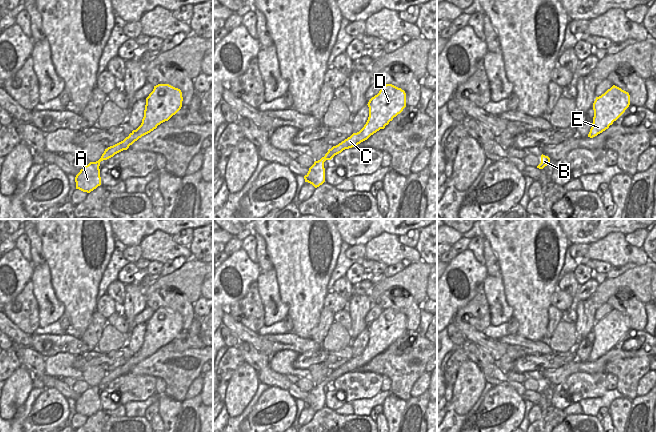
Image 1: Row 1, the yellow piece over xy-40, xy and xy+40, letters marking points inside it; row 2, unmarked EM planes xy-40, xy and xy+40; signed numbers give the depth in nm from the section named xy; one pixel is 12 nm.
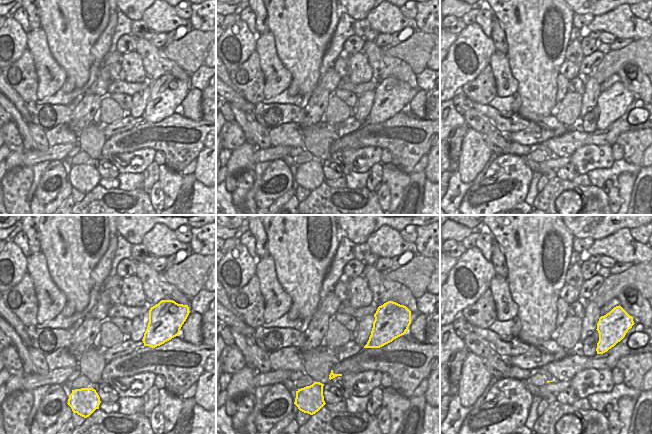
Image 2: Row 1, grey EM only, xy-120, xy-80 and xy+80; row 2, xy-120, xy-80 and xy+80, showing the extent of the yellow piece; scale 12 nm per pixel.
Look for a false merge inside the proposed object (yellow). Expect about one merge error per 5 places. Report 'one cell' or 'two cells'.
one cell

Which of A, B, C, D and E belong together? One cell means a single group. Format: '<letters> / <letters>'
A B C D E

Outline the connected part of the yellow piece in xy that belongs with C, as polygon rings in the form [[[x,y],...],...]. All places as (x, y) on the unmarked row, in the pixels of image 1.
[[[386,308],[377,319],[369,324],[367,329],[369,341],[364,351],[338,369],[333,370],[324,381],[315,385],[304,400],[305,406],[312,408],[315,412],[322,409],[325,406],[324,386],[331,384],[345,373],[357,370],[380,353],[384,353],[406,331],[406,317],[401,312]]]

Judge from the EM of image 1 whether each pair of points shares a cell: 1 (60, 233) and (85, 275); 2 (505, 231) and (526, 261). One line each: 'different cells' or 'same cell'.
1: same cell
2: same cell

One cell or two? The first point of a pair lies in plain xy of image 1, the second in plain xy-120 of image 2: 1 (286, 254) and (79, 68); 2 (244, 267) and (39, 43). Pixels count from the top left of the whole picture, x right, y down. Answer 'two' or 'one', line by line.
1: one
2: two

